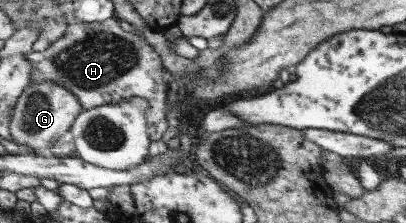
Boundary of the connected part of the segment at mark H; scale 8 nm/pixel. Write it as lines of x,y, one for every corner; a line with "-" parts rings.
110,18
106,21
97,22
76,22
72,23
67,33
59,41
44,52
32,51
27,54
27,58
32,63
31,70
32,84
42,84
50,81
62,85
76,95
84,110
104,106
105,104
119,103
123,100
134,98
146,98
151,102
151,107
147,110
148,128
152,141
160,142
160,138
169,129
168,124
168,102
166,102
166,82
164,82
163,59
159,51
141,35
124,32
118,19

